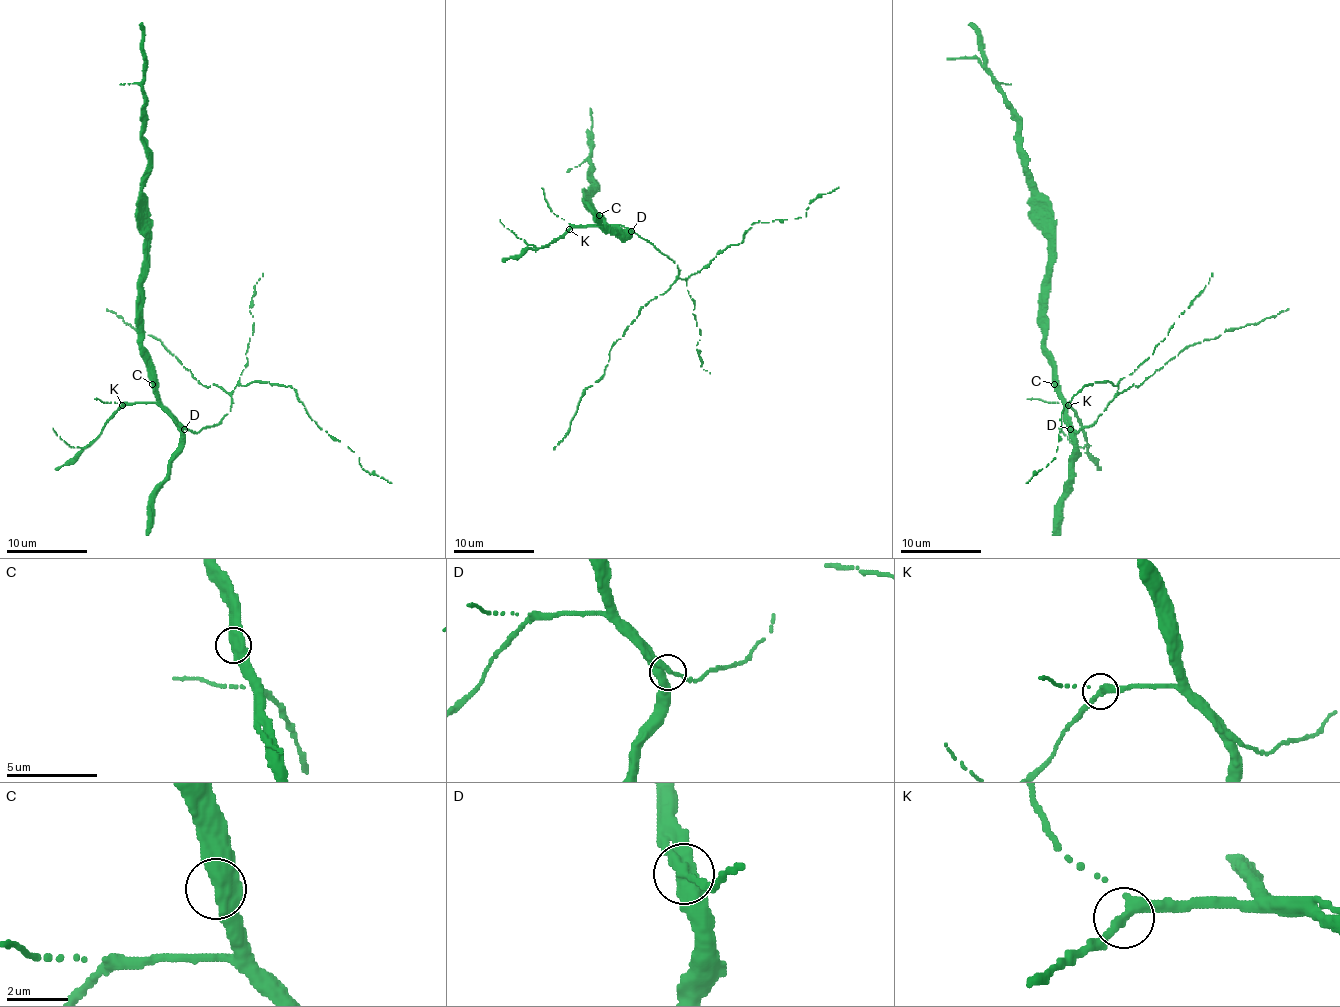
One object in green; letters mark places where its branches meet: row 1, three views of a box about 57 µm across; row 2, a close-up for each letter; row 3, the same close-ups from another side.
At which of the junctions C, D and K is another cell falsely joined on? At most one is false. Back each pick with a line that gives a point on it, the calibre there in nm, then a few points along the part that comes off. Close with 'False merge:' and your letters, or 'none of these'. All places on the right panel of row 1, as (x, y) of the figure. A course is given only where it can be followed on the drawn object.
False merge: none of these

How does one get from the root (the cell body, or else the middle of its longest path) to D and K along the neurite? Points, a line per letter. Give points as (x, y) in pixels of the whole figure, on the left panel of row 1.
D: (156, 384), (160, 404), (184, 429)
K: (156, 384), (154, 402), (121, 404)

